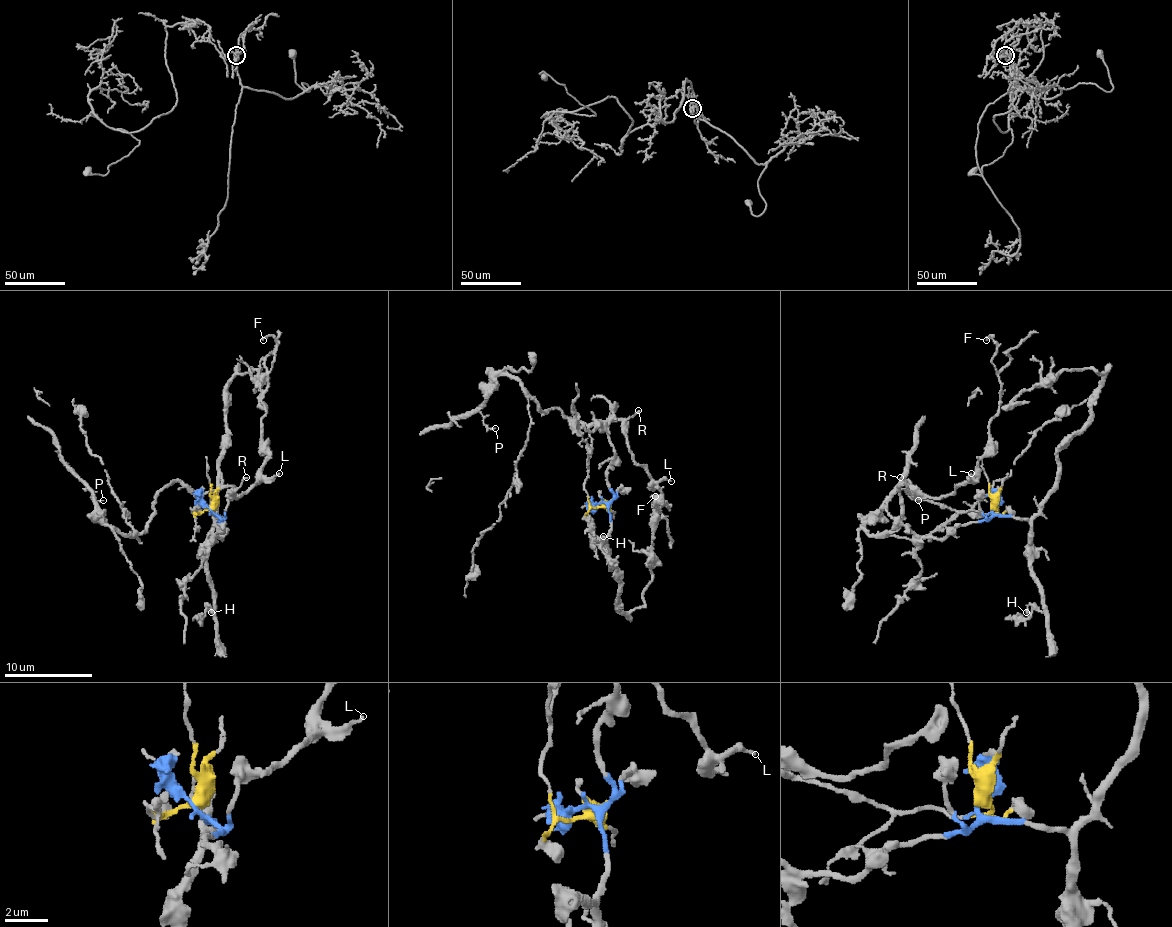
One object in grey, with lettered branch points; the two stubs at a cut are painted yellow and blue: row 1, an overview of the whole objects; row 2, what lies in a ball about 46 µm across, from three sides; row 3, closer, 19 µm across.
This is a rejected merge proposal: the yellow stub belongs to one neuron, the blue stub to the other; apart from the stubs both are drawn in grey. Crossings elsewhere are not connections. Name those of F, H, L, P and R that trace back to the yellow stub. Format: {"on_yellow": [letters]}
{"on_yellow": ["F", "L", "P", "R"]}

